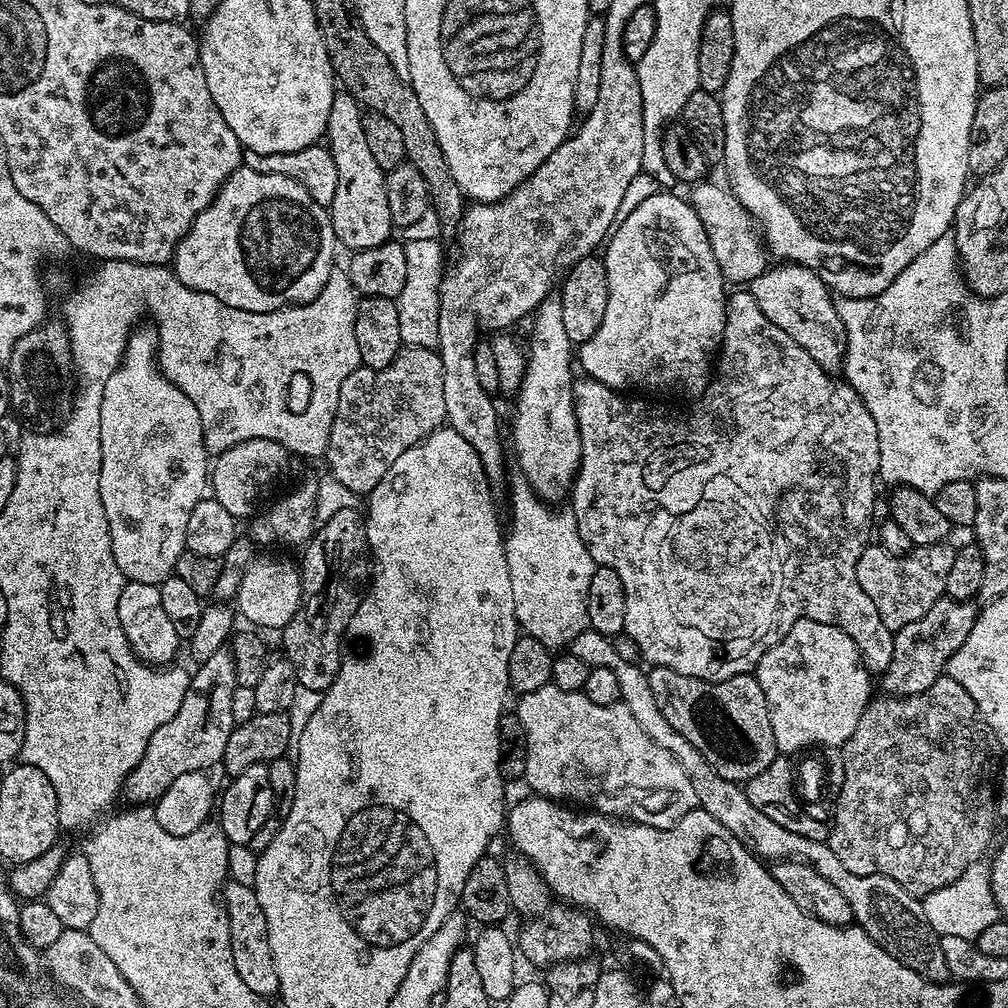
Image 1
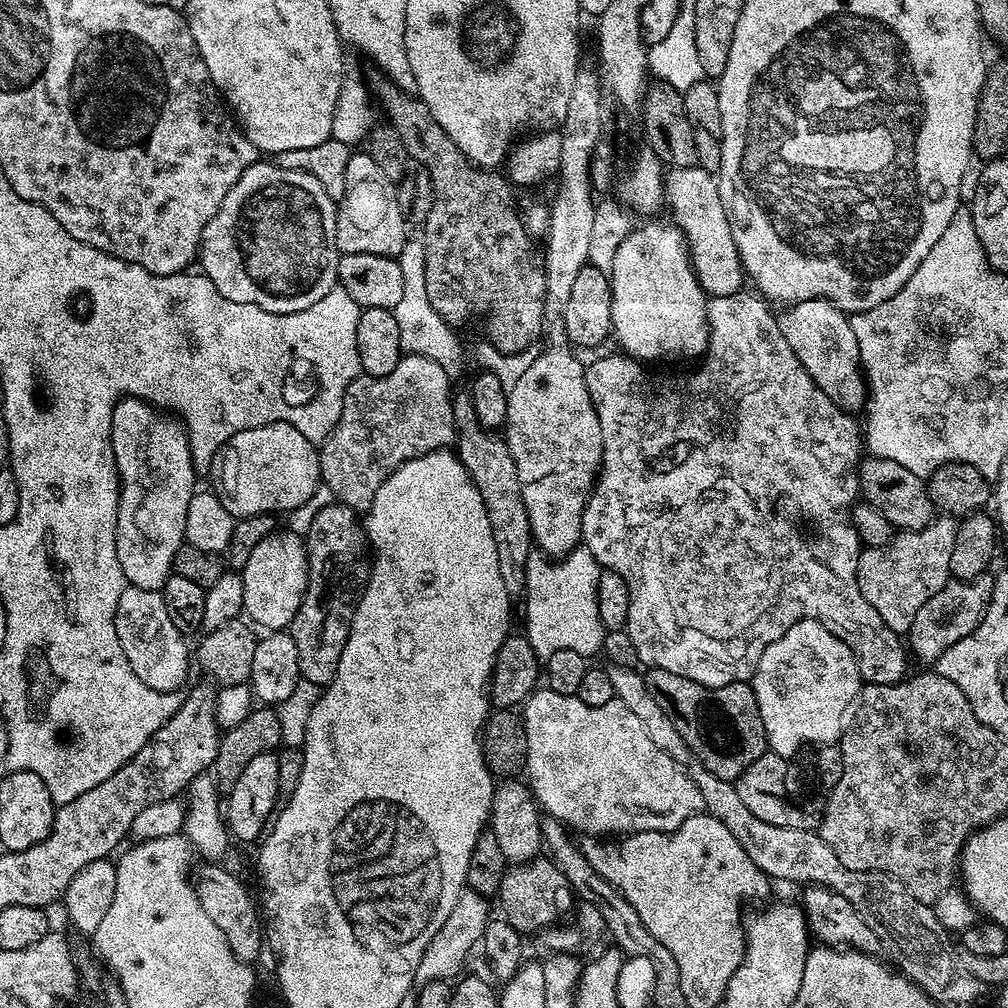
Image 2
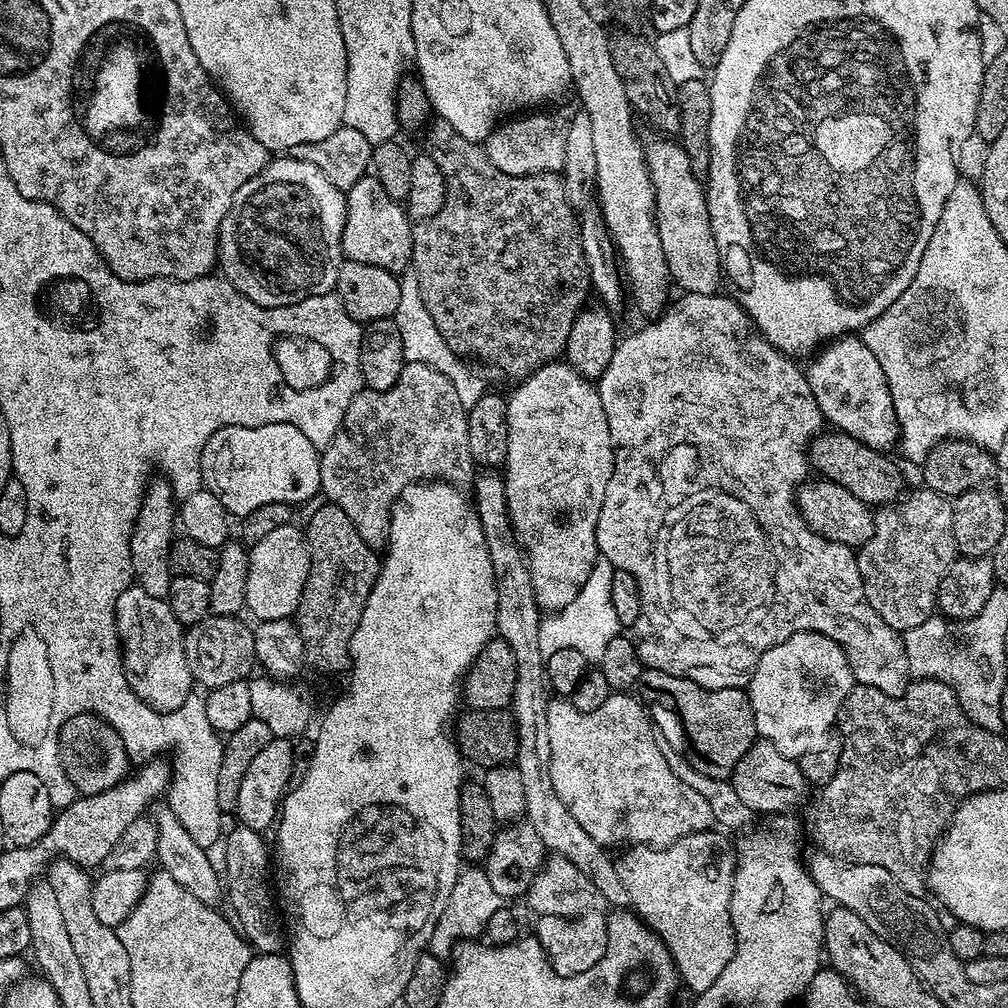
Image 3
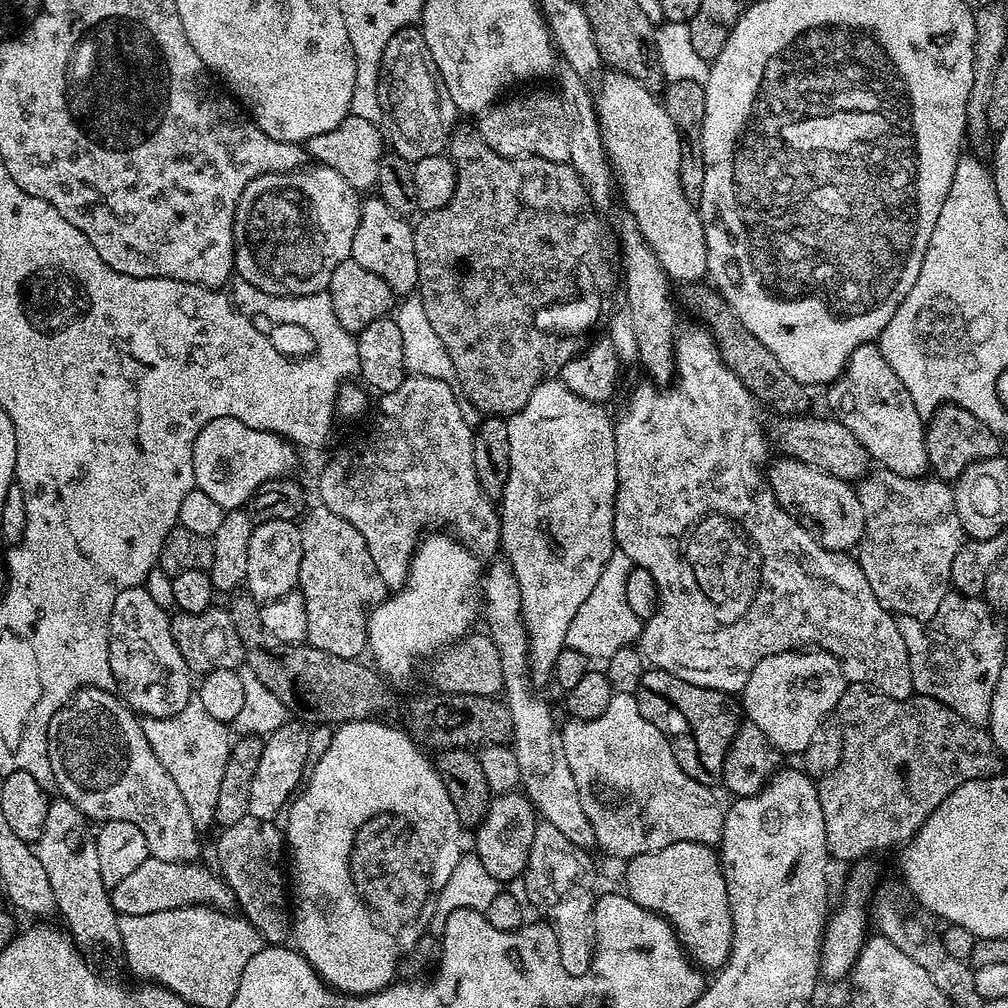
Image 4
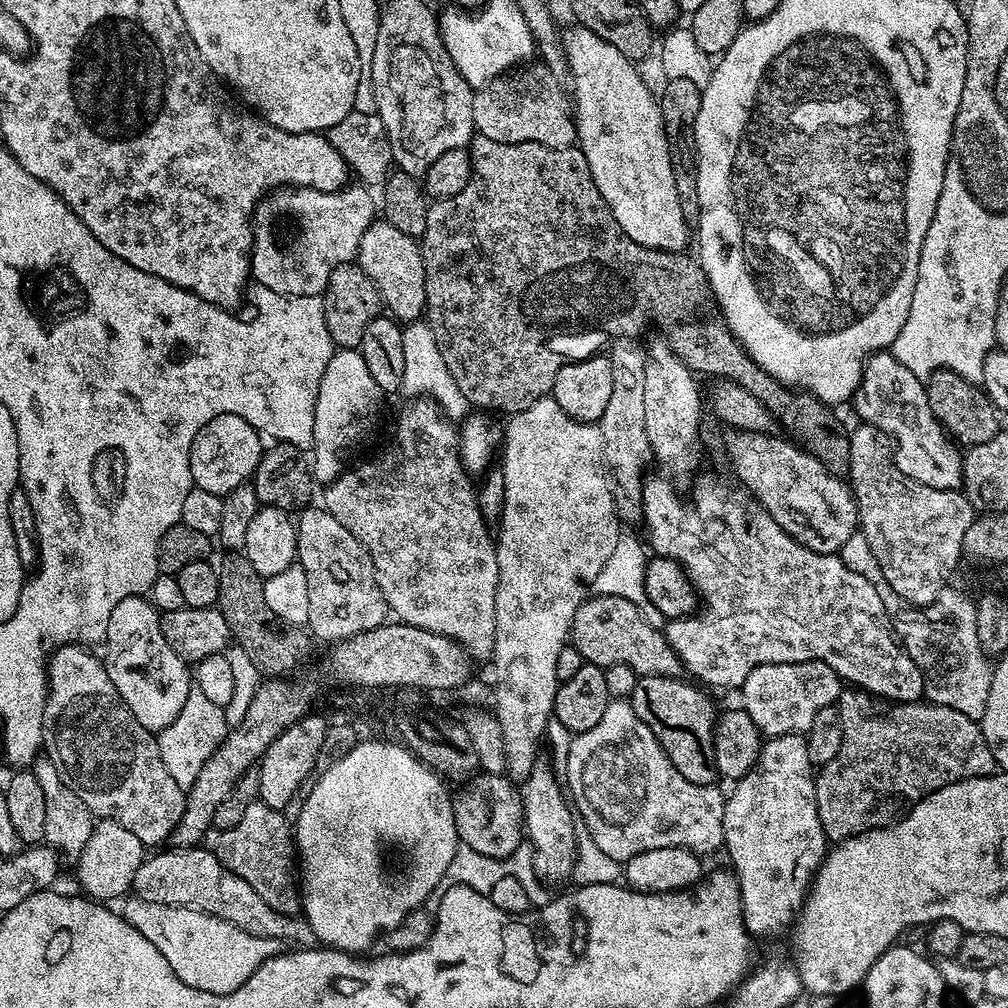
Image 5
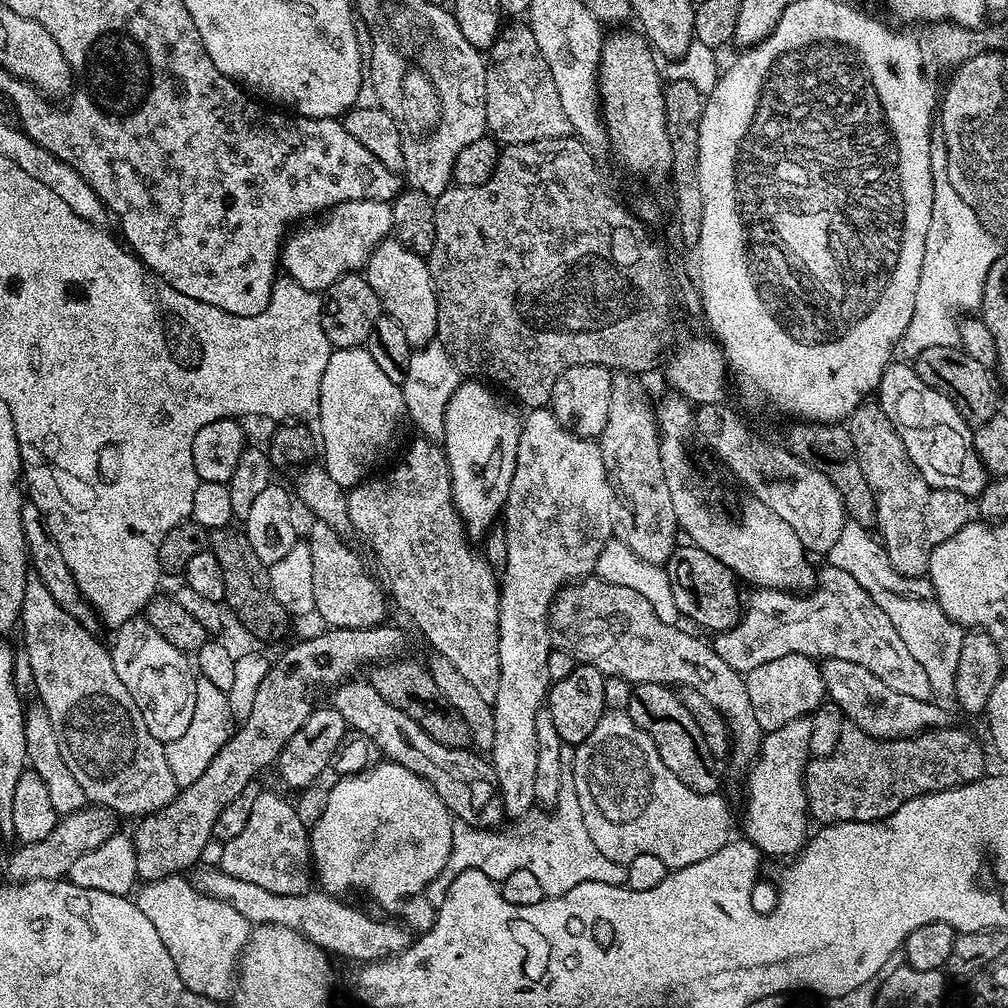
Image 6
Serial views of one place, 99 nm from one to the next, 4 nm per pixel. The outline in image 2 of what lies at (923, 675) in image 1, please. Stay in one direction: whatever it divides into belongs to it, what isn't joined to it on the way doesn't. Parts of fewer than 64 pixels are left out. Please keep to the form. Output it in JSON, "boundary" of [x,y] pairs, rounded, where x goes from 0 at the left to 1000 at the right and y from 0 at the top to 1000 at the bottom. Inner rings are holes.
{"boundary":[[[977,569],[968,575],[949,575],[941,574],[938,581],[935,581],[935,585],[931,585],[931,589],[927,589],[927,593],[923,593],[923,597],[919,597],[919,601],[915,601],[915,605],[911,605],[911,609],[907,609],[907,617],[903,621],[903,625],[899,628],[899,639],[903,644],[904,650],[910,651],[913,655],[918,655],[918,660],[928,660],[929,654],[946,641],[946,637],[954,637],[954,633],[958,633],[958,629],[962,629],[974,617],[974,613],[978,609],[978,601],[982,597],[982,589],[984,588],[985,572]]]}

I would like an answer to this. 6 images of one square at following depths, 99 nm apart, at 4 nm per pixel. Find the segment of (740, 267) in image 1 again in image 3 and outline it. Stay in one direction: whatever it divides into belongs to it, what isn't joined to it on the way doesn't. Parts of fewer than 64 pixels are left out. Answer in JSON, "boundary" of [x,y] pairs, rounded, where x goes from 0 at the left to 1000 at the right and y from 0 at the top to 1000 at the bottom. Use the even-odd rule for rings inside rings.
{"boundary":[[[651,137],[646,144],[642,144],[639,156],[643,162],[643,172],[649,185],[651,193],[650,218],[653,228],[653,235],[657,240],[658,251],[661,254],[663,268],[670,285],[675,285],[679,290],[688,290],[688,292],[711,292],[715,289],[714,278],[716,282],[716,267],[714,265],[714,253],[712,244],[708,240],[706,231],[706,211],[702,208],[702,196],[699,184],[695,176],[687,172],[685,157],[681,149],[670,138]]]}

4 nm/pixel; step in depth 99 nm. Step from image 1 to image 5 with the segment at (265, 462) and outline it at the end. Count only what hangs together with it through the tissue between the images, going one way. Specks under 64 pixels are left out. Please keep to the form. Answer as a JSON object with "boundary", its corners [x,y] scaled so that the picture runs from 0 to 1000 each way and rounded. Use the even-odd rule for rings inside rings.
{"boundary":[[[216,411],[216,415],[208,415],[208,419],[204,419],[200,423],[200,427],[196,427],[196,431],[188,442],[188,470],[191,481],[207,487],[208,490],[225,492],[228,486],[247,479],[253,473],[254,463],[258,453],[262,451],[263,443],[264,440],[259,430],[255,429],[252,423],[248,423],[248,419],[244,415],[240,415],[236,411]]]}

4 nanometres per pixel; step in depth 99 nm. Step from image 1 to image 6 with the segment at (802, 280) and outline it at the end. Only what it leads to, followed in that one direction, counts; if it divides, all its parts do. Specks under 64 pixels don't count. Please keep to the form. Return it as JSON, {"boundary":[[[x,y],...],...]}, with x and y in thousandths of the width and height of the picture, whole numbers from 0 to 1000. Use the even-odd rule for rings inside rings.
{"boundary":[[[904,360],[882,361],[873,376],[871,404],[875,406],[895,435],[903,458],[925,484],[946,486],[961,494],[975,489],[982,479],[982,469],[968,444],[965,422],[948,406],[938,391],[919,383]]]}

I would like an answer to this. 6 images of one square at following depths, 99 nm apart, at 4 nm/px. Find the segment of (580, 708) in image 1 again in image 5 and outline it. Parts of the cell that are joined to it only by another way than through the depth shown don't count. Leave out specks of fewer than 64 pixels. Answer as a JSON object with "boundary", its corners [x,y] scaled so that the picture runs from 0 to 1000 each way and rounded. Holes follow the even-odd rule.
{"boundary":[[[604,693],[603,699],[601,700],[601,708],[597,708],[597,712],[592,718],[585,720],[585,724],[570,727],[570,729],[566,731],[566,734],[567,739],[563,742],[563,755],[560,758],[560,766],[563,769],[562,782],[565,787],[566,797],[573,807],[574,813],[576,814],[579,813],[580,819],[578,820],[581,822],[581,825],[584,829],[587,829],[589,835],[593,837],[594,843],[603,847],[605,851],[622,855],[631,852],[633,847],[637,847],[641,843],[653,843],[654,841],[684,841],[685,844],[691,847],[715,844],[715,842],[718,841],[716,808],[718,807],[719,787],[717,785],[714,787],[712,784],[713,781],[711,781],[710,778],[689,778],[681,772],[677,772],[677,768],[673,768],[669,756],[665,756],[665,752],[657,744],[653,732],[649,732],[645,720],[641,720],[641,716],[637,716],[637,712],[633,712],[633,708],[628,704],[626,697],[624,697],[622,693]]]}

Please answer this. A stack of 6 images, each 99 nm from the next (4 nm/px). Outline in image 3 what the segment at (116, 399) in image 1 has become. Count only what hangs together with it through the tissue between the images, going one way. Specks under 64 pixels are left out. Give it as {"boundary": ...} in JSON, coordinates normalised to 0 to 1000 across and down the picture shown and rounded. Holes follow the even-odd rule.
{"boundary":[[[162,474],[155,475],[155,477],[152,475],[143,485],[143,497],[139,499],[139,509],[131,522],[129,554],[134,578],[141,585],[145,585],[145,589],[153,589],[153,593],[162,595],[167,590],[172,573],[167,555],[173,535],[171,519],[172,522],[176,519],[177,504],[173,499],[171,481]]]}

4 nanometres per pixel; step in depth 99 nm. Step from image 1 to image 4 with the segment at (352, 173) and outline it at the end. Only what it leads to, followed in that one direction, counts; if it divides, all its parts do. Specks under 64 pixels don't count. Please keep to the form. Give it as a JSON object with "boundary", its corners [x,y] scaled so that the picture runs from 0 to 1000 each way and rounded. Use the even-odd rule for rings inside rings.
{"boundary":[[[376,193],[366,194],[369,195],[366,198],[364,195],[357,204],[357,219],[355,228],[351,228],[347,257],[367,268],[367,272],[375,272],[375,276],[379,276],[379,280],[383,280],[383,284],[387,284],[394,295],[410,293],[415,286],[415,256],[411,252],[410,223],[387,208]]]}

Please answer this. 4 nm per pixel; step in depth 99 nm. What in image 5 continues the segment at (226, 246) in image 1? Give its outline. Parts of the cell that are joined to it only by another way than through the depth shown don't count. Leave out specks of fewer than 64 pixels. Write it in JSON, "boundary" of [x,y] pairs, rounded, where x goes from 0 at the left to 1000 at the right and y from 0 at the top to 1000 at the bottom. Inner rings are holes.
{"boundary":[[[279,185],[266,191],[252,211],[250,239],[250,274],[261,288],[272,288],[277,294],[317,294],[325,283],[330,268],[353,258],[359,232],[374,217],[375,202],[369,199],[364,186],[342,185],[333,190],[316,190],[311,187]]]}

